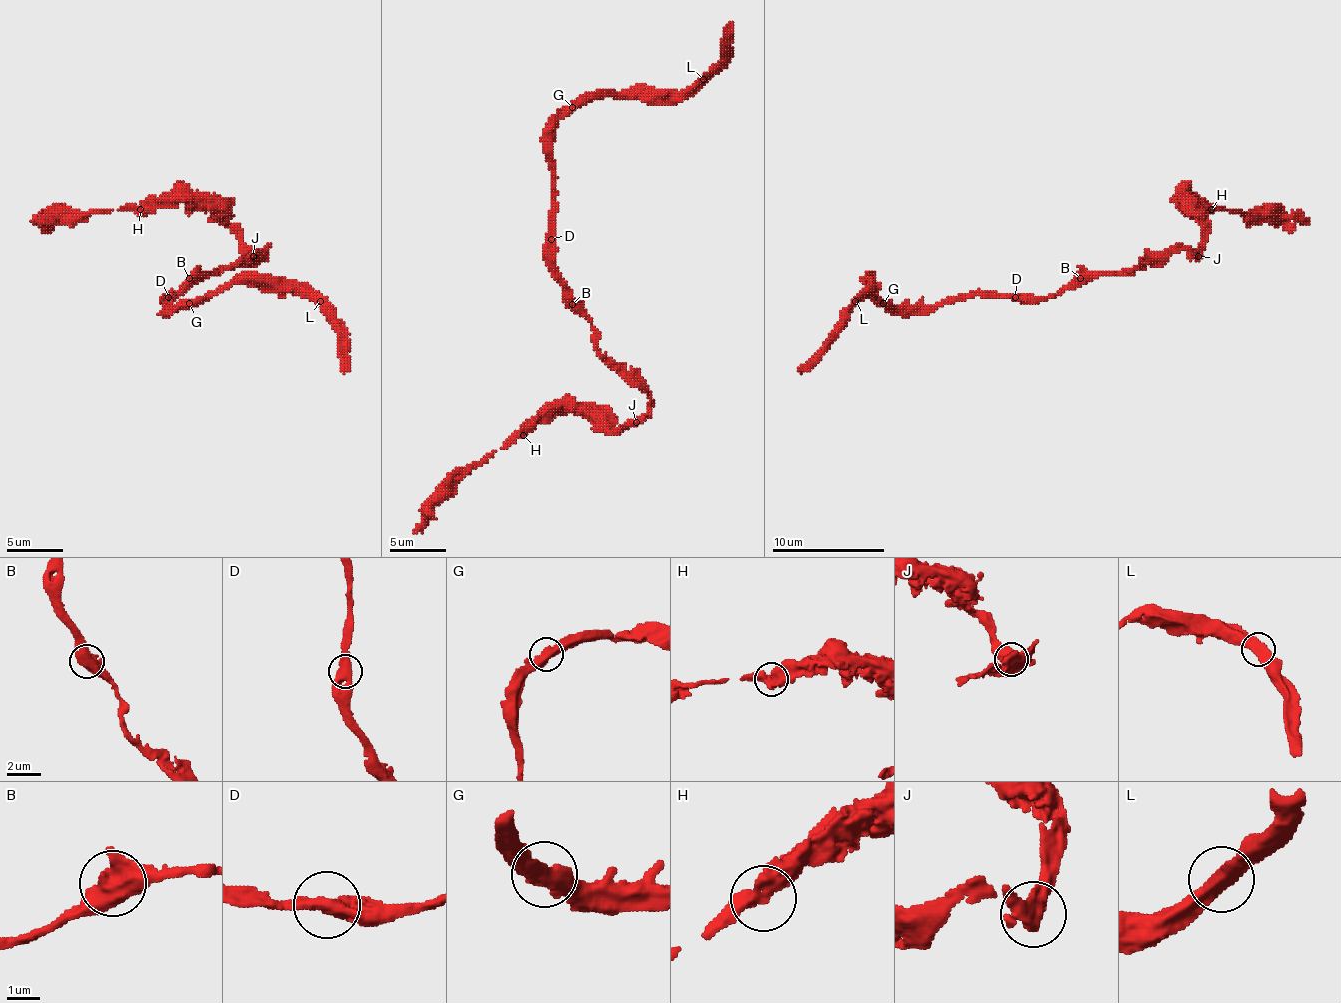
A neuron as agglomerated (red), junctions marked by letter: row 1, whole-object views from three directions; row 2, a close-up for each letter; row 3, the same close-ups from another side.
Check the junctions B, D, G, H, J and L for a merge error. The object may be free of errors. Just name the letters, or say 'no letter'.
no letter

